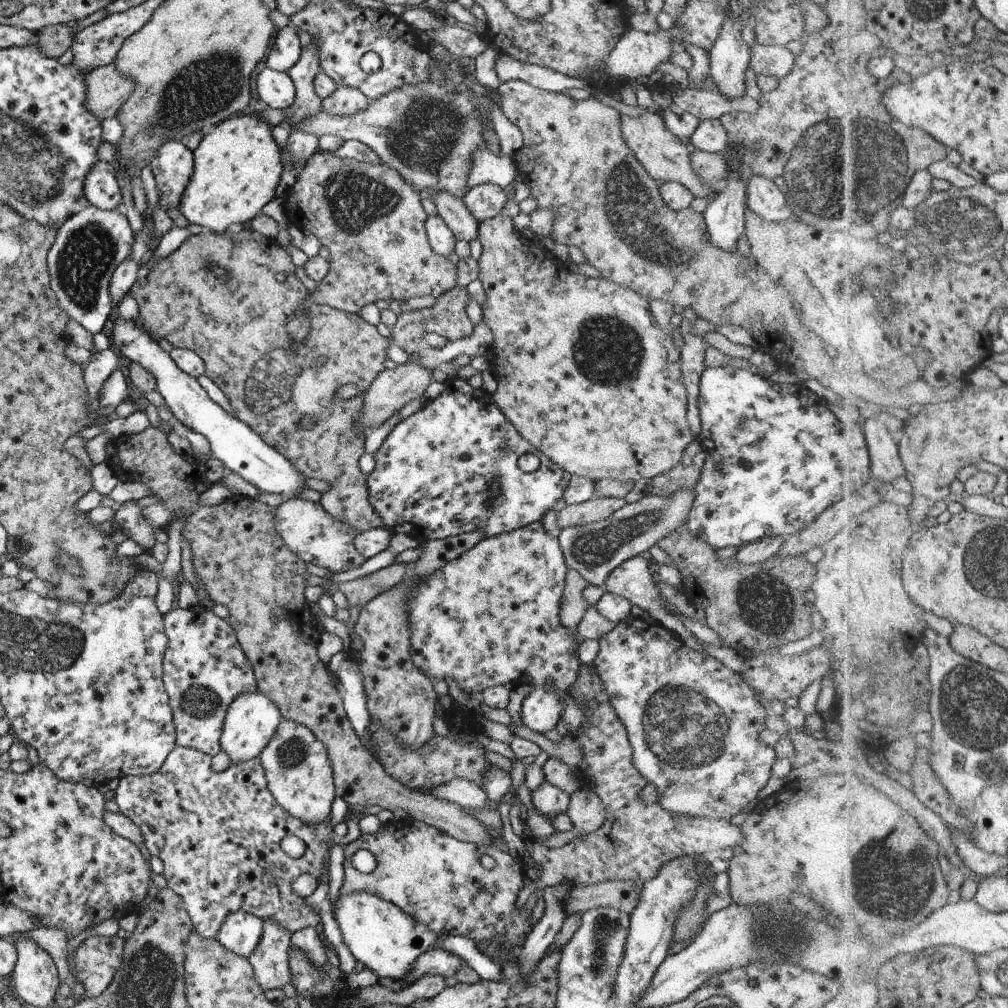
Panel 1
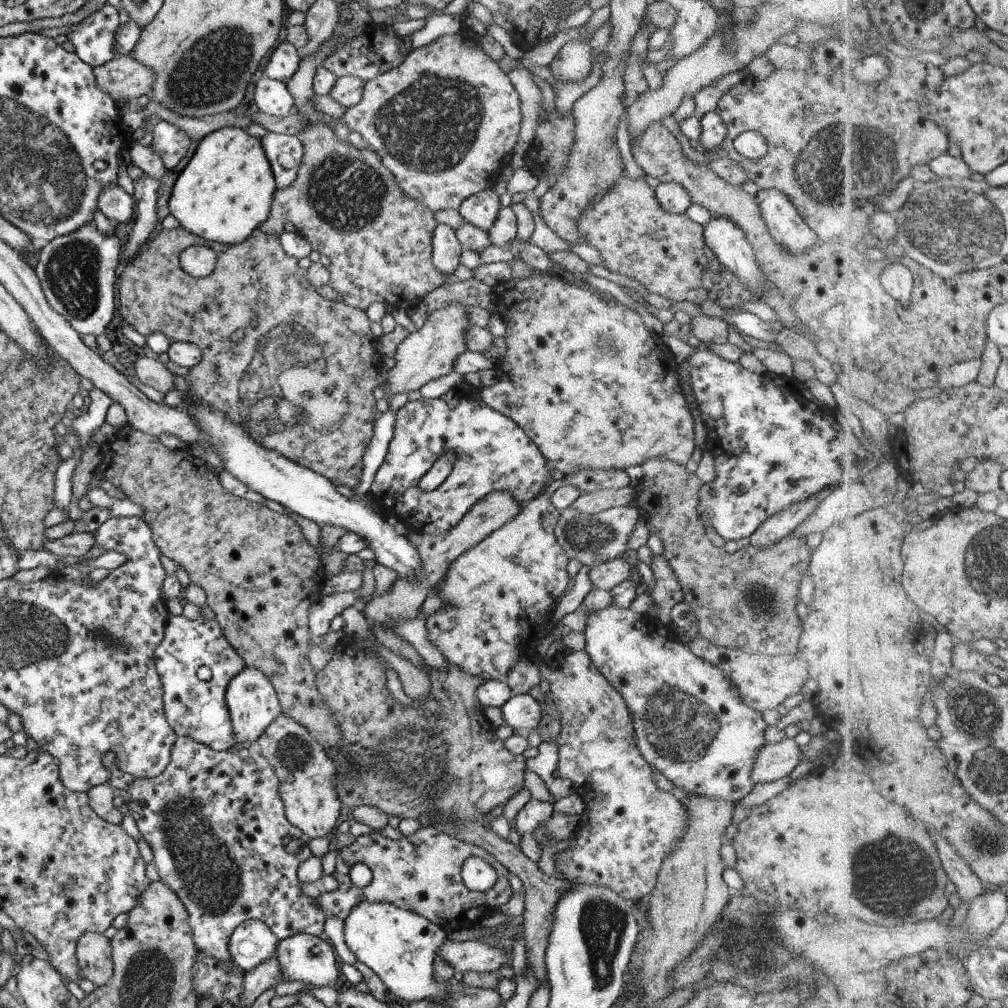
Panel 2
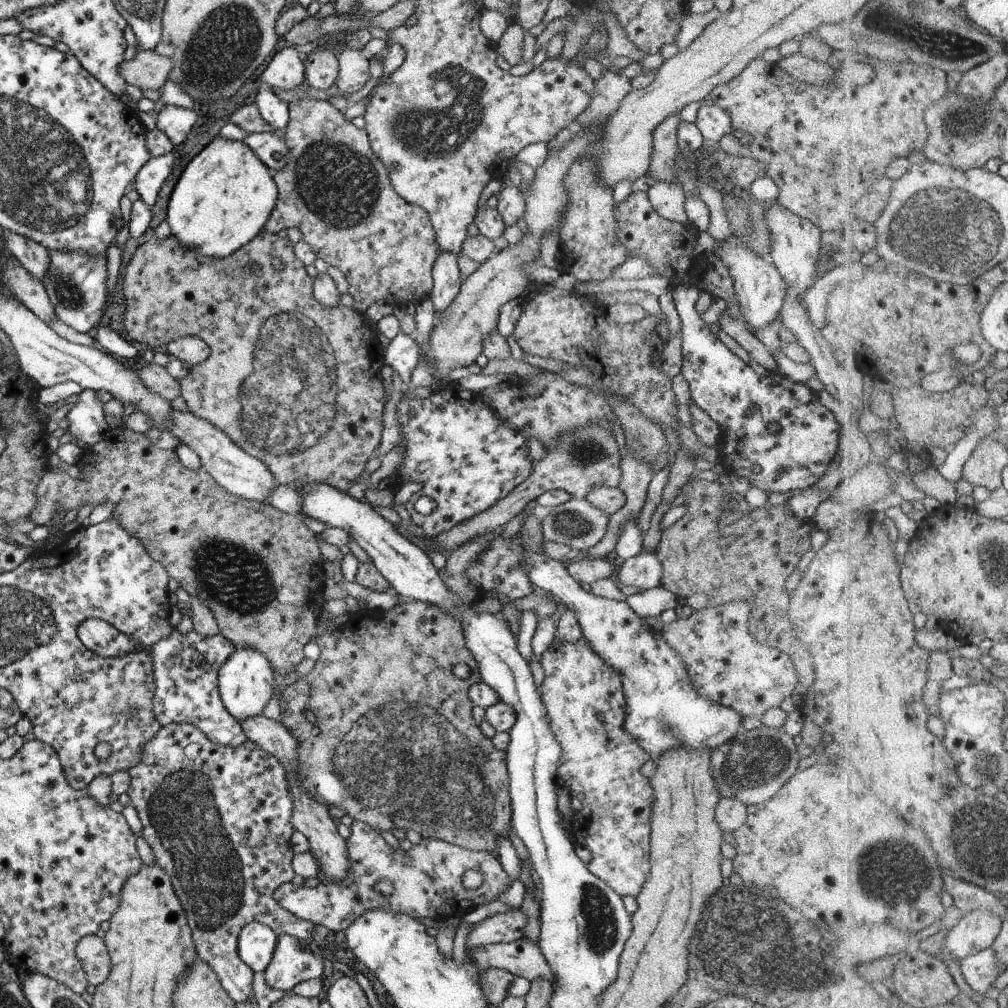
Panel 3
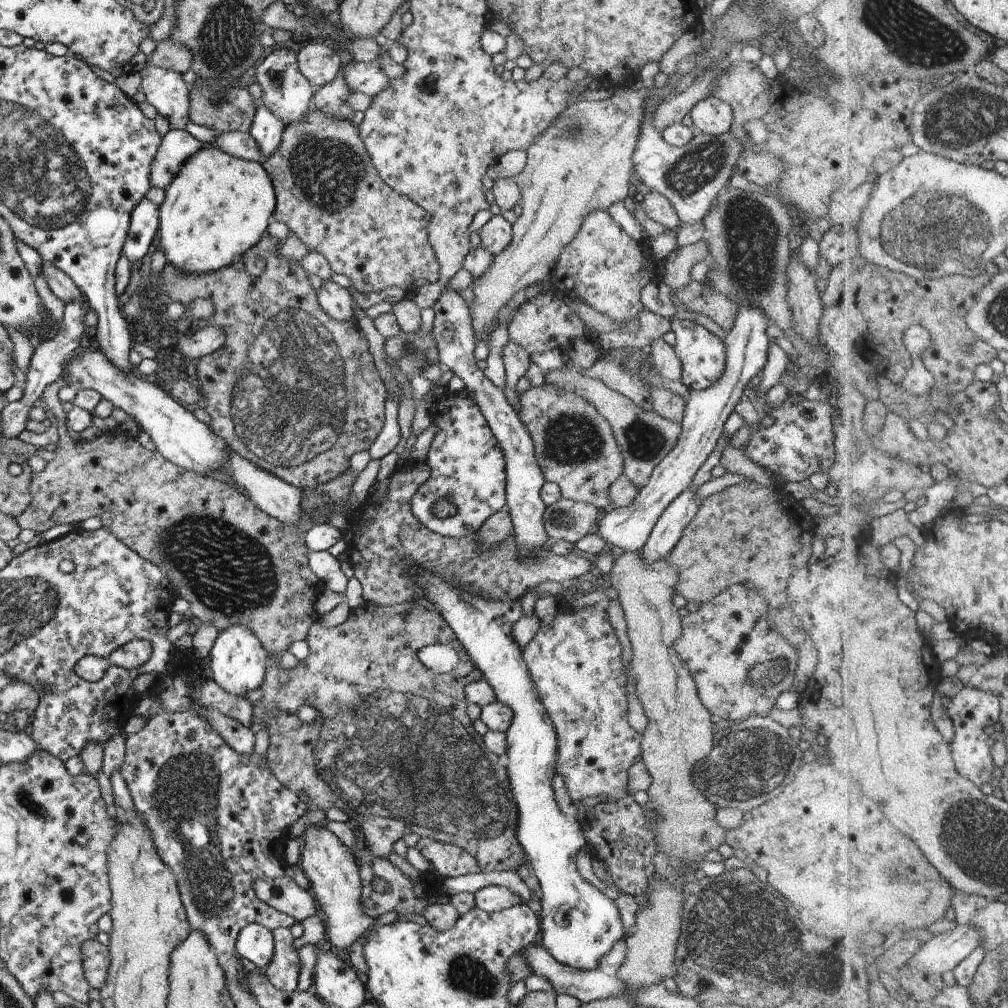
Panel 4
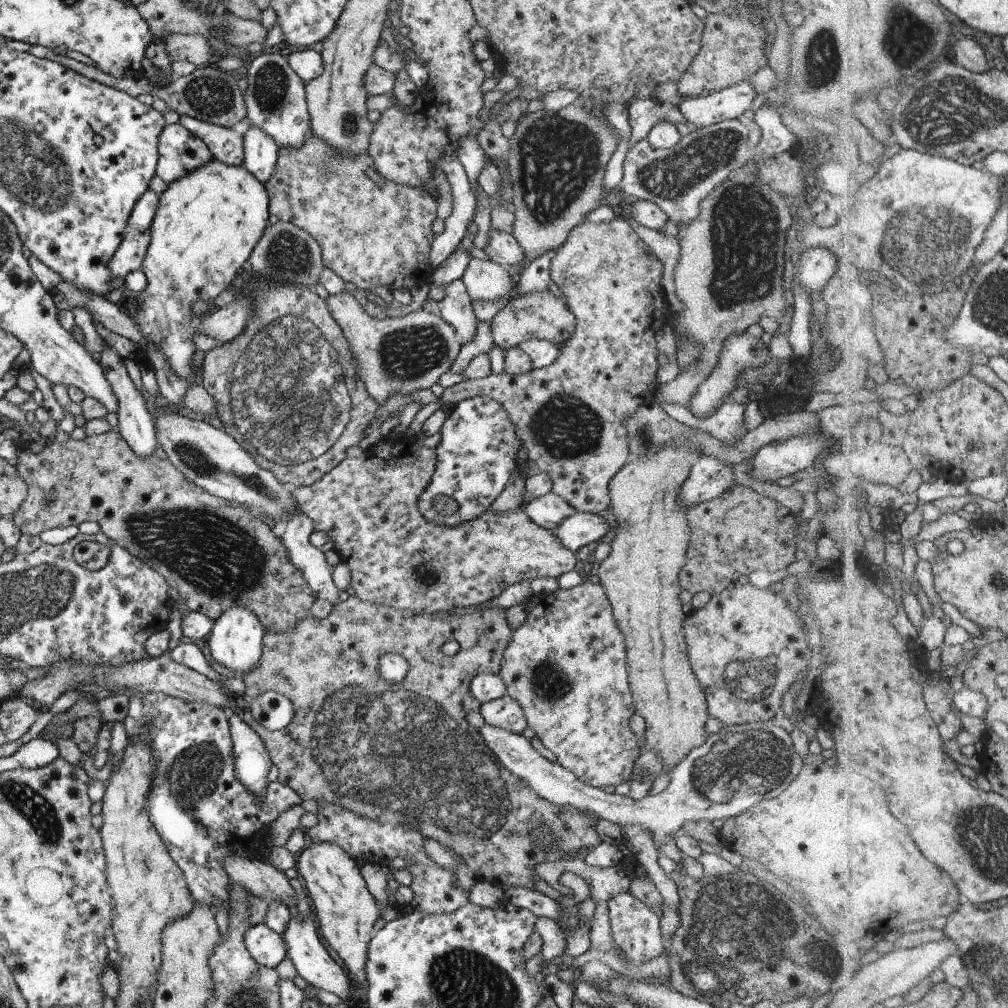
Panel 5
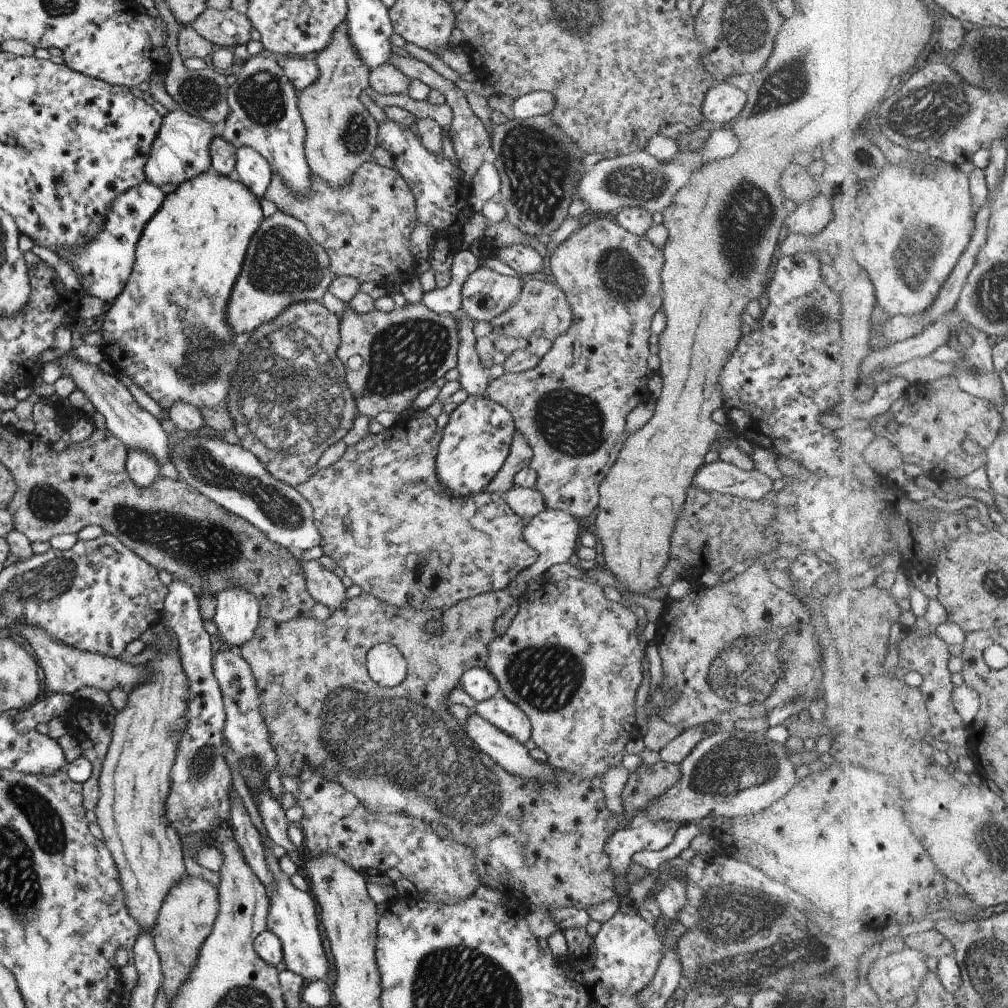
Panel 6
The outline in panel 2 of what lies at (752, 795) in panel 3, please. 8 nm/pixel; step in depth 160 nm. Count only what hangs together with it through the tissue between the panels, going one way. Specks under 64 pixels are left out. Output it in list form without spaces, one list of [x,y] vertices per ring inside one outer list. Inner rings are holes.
[[[782,739],[779,743],[766,743],[759,751],[750,775],[754,784],[786,777],[799,762],[802,747],[793,739]]]

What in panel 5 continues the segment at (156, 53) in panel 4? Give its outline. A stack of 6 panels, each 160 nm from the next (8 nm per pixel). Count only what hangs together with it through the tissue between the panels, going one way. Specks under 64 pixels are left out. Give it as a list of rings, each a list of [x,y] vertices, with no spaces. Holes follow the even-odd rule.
[[[173,33],[163,38],[167,58],[173,62],[189,62],[196,67],[209,65],[213,56],[208,40],[201,35],[180,35]]]

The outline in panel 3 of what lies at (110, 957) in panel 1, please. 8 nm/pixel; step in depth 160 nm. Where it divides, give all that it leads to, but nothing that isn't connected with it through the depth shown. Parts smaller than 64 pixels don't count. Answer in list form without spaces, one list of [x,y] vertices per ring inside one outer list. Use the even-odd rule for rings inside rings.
[[[95,933],[83,936],[74,948],[88,984],[98,985],[103,982],[110,969],[110,958],[102,938]]]

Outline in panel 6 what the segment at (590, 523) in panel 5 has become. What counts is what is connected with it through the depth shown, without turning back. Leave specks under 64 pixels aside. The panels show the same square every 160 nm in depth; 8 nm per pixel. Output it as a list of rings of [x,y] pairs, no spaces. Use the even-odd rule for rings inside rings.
[[[545,509],[526,522],[522,530],[522,537],[537,552],[538,557],[533,565],[530,565],[525,572],[521,572],[519,577],[511,579],[506,586],[506,591],[513,599],[517,601],[526,596],[524,591],[528,588],[532,578],[543,576],[547,568],[551,568],[555,564],[565,564],[569,560],[569,556],[573,554],[575,549],[575,543],[579,541],[578,535],[582,532],[577,520],[578,518],[572,517],[572,514],[567,511]]]

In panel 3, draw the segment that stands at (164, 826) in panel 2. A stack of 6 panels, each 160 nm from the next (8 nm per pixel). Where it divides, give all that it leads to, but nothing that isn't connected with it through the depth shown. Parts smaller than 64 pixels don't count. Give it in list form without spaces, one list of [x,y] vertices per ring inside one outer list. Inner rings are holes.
[[[171,723],[170,725],[162,726],[158,730],[156,735],[142,749],[142,758],[138,764],[132,766],[127,772],[130,776],[130,785],[126,790],[126,794],[130,798],[130,804],[135,809],[142,824],[141,837],[149,845],[149,848],[151,848],[155,857],[155,864],[161,867],[163,872],[170,878],[172,889],[182,906],[187,924],[191,929],[192,941],[194,942],[198,960],[207,964],[216,974],[219,984],[221,984],[222,989],[229,995],[231,1000],[234,1000],[235,1003],[248,1001],[253,997],[251,990],[252,970],[241,962],[236,953],[236,938],[243,926],[251,921],[259,921],[260,923],[267,924],[277,937],[279,935],[291,935],[304,941],[311,940],[316,927],[312,922],[297,918],[294,914],[279,906],[279,903],[275,902],[275,899],[272,897],[274,890],[283,883],[289,883],[294,874],[290,865],[294,854],[289,841],[289,836],[291,836],[291,832],[293,831],[290,823],[293,803],[286,785],[284,768],[276,758],[273,758],[270,754],[263,752],[259,748],[249,750],[243,747],[243,745],[239,745],[238,747],[216,745],[208,741],[207,737],[193,725]]]

